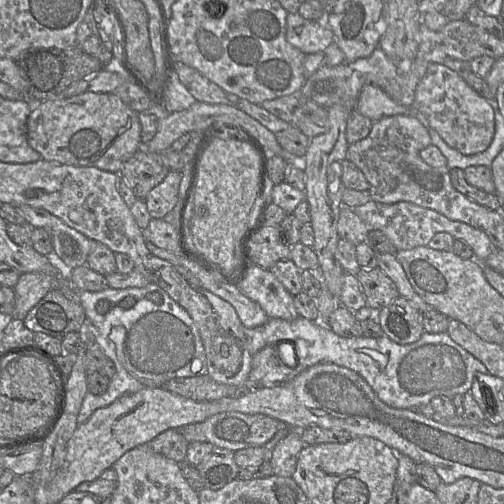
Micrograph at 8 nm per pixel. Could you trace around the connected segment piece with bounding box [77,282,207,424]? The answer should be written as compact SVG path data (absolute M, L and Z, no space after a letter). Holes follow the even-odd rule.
M155 282L145 287L125 289L108 287L98 292L79 291L78 298L93 330L95 343L116 366L116 373L110 379L105 393L94 395L87 391L77 417L78 424L86 422L95 410L108 406L125 394L145 388L160 388L173 378L207 375L206 354L198 327L189 313ZM153 292L158 292L162 296L161 304L155 304L148 299L148 294Z

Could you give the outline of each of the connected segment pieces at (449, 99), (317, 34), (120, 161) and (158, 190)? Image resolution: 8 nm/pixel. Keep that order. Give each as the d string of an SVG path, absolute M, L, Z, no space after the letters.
M432 63L416 88L413 107L425 116L425 124L464 155L485 151L495 134L495 113L487 99L470 87L454 70Z
M288 13L286 17L286 40L305 55L324 52L335 42L329 28L317 21L306 20L297 13Z
M85 92L66 99L49 99L36 103L27 120L27 141L44 160L72 166L96 167L118 174L123 164L143 148L138 113L114 93Z
M169 171L166 177L144 198L152 218L164 218L178 201L181 171Z

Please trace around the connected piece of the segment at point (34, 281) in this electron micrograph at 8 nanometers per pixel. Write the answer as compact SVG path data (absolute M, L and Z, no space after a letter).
M22 273L15 291L15 307L12 317L23 320L28 312L55 286L61 286L67 281L55 279L43 273Z

